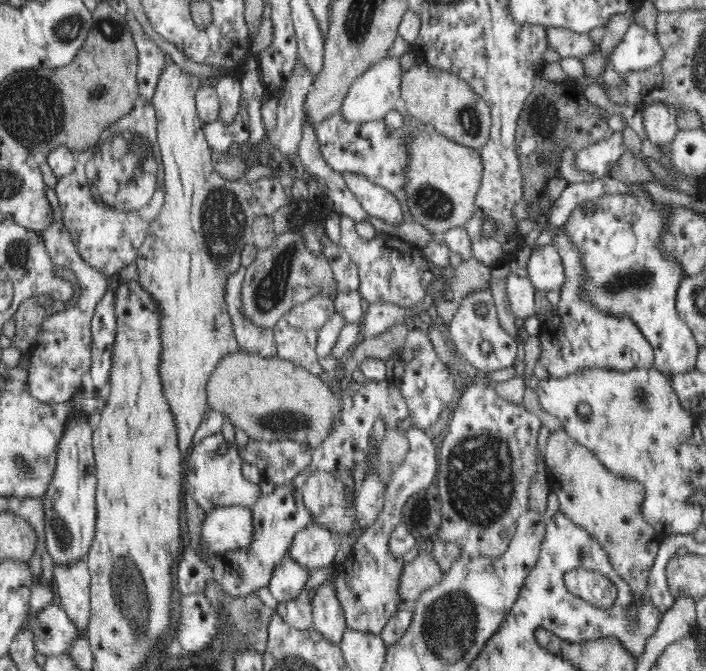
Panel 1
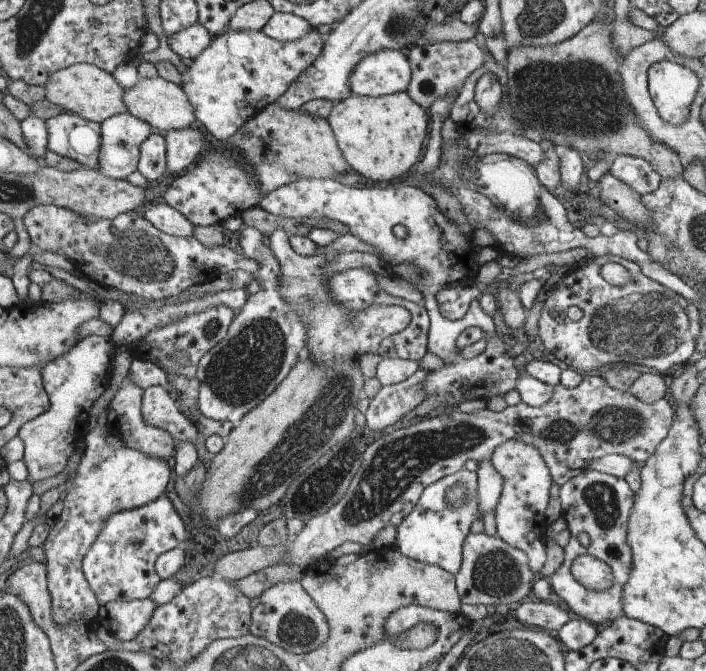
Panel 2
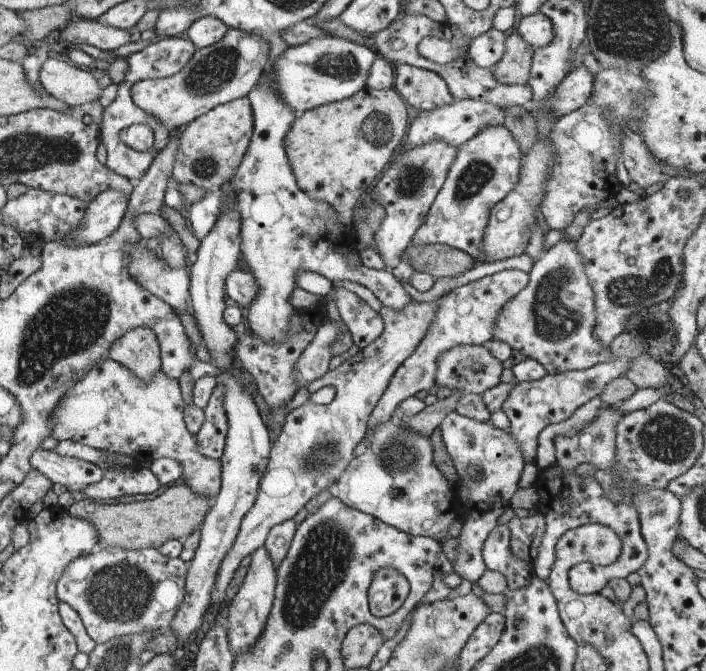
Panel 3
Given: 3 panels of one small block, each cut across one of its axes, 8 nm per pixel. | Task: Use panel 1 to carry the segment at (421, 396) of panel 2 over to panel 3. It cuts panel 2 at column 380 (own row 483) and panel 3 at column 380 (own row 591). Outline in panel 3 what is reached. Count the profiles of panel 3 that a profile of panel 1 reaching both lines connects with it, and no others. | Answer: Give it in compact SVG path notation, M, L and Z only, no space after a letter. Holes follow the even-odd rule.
M439 300L411 302L402 311L392 311L382 306L379 312L384 324L382 335L356 356L346 359L338 368L329 369L322 378L307 385L309 393L334 386L335 398L328 405L316 405L307 401L291 407L282 432L272 448L271 463L260 484L255 507L247 513L235 544L225 557L228 564L224 564L224 572L220 572L216 602L224 600L224 590L240 567L240 561L265 546L273 527L293 519L315 496L324 492L324 488L330 488L340 480L340 476L351 464L354 448L359 446L364 434L367 434L371 414L387 393L395 373L415 353L415 349L427 335L427 329L435 319Z

